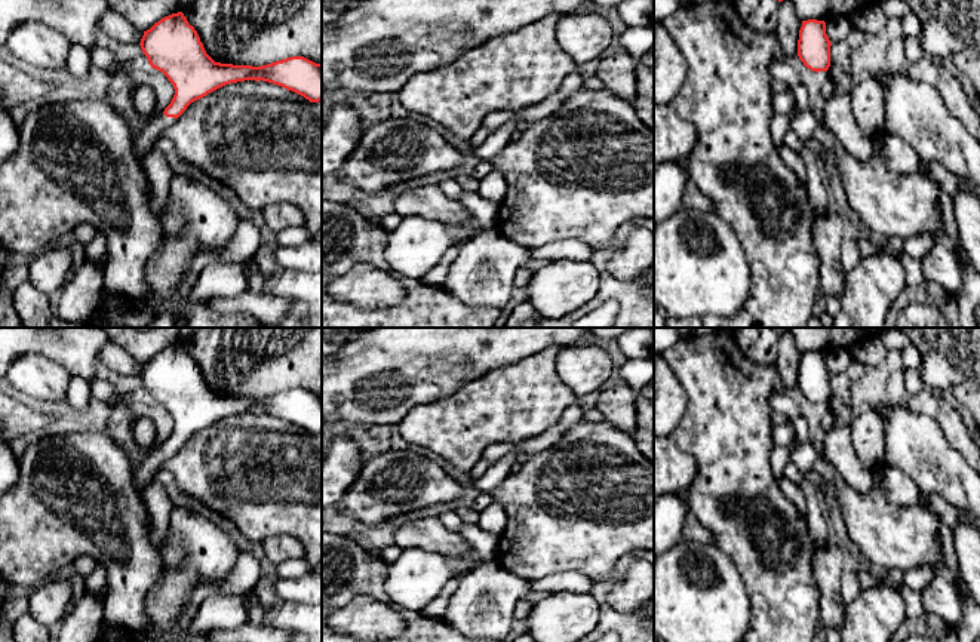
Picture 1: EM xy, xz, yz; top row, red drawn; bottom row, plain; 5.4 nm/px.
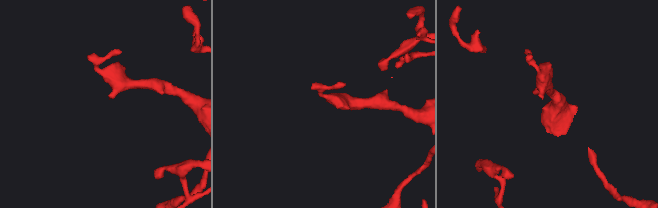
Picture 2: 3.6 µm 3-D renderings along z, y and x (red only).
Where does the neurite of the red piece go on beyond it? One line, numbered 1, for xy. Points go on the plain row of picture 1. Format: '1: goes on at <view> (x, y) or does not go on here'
1: goes on at xy (151, 463)

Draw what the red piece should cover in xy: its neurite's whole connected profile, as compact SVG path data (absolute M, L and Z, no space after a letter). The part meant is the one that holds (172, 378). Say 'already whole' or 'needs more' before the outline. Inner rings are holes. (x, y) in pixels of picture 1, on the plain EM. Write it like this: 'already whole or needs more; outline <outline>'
needs more; outline M182 344L165 348L144 363L139 378L151 400L162 403L175 421L163 446L144 455L136 467L139 488L154 479L163 463L191 434L230 415L262 412L292 423L310 434L322 433L322 396L304 388L291 388L261 399L215 394Z

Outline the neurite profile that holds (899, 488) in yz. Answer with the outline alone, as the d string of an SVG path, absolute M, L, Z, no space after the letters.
M885 463L882 469L884 497L894 506L912 507L919 503L919 489L916 483L900 469Z

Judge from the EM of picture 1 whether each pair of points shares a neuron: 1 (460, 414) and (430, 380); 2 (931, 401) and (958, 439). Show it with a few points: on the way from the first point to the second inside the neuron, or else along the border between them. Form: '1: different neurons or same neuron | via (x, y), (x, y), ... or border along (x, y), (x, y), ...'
1: different neurons | border along (475, 378), (447, 396), (411, 406)
2: same neuron | via (939, 409), (955, 430)

